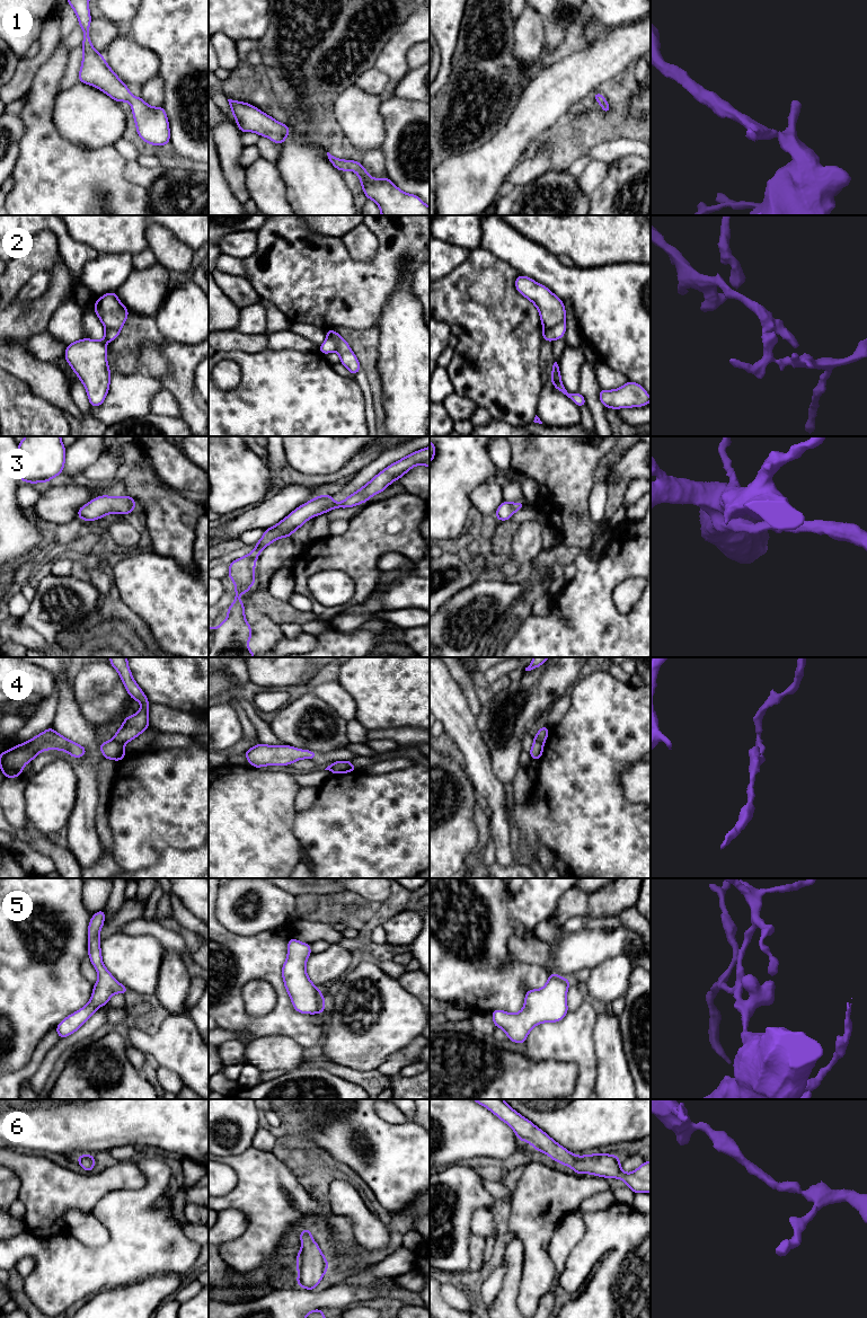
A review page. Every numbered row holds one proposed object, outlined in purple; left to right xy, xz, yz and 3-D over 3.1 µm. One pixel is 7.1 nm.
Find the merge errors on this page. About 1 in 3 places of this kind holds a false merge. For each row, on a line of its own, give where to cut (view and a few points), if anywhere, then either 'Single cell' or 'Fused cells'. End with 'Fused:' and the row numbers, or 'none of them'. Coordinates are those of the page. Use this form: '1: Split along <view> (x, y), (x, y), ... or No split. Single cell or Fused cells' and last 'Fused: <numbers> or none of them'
1: No split. Single cell
2: Split along xz (327, 335), (335, 337), (336, 350). Fused cells
3: No split. Single cell
4: Split along xy (113, 739), (123, 744). Fused cells
5: No split. Single cell
6: No split. Single cell
Fused: 2, 4

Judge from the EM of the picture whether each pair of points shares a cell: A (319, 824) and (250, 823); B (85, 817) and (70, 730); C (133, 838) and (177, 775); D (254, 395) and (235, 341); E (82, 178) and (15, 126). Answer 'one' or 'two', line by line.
A: two
B: one
C: one
D: two
E: two

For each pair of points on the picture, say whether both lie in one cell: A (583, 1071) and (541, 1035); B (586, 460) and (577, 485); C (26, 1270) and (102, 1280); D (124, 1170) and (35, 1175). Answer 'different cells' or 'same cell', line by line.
A: same cell
B: same cell
C: different cells
D: same cell

